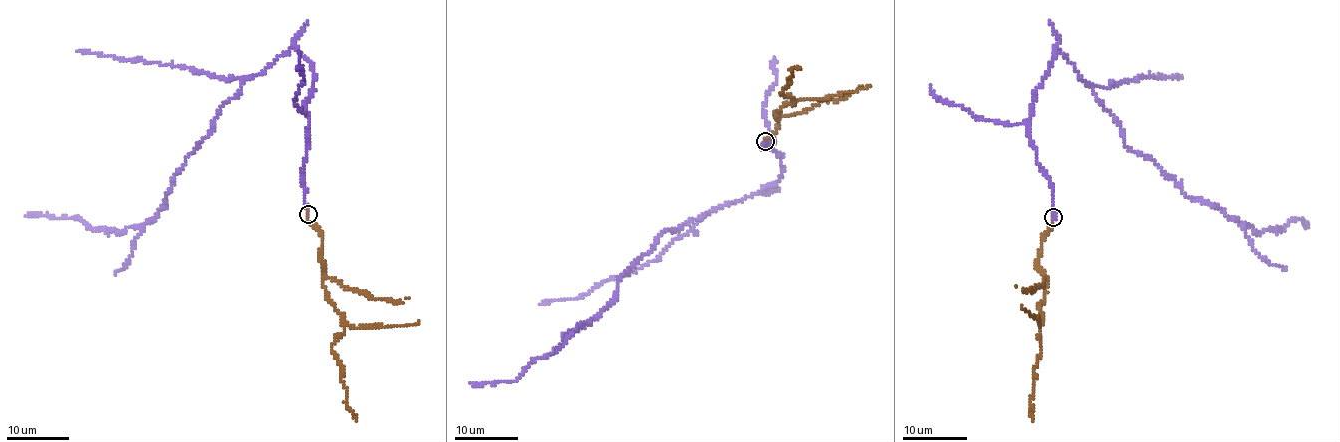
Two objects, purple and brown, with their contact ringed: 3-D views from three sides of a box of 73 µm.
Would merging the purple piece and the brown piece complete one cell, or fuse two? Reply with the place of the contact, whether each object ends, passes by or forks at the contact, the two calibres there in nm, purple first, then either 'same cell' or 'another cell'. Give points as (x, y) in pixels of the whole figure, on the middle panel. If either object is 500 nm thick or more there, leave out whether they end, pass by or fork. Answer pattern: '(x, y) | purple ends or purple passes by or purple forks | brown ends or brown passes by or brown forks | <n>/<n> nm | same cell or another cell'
(765, 141) | purple ends | brown ends | 280/280 nm | same cell

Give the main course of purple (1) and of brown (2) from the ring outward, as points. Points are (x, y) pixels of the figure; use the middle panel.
1: (766, 141), (765, 149), (775, 142), (782, 167), (772, 185), (660, 234), (603, 309), (514, 380), (470, 383)
2: (766, 141), (778, 125), (776, 112), (777, 118), (783, 105), (794, 102), (780, 92), (791, 70), (801, 68)

